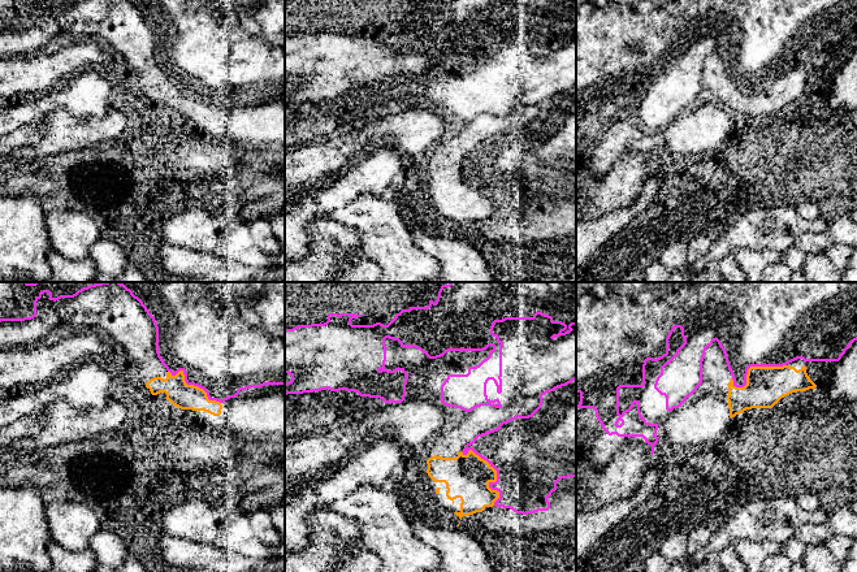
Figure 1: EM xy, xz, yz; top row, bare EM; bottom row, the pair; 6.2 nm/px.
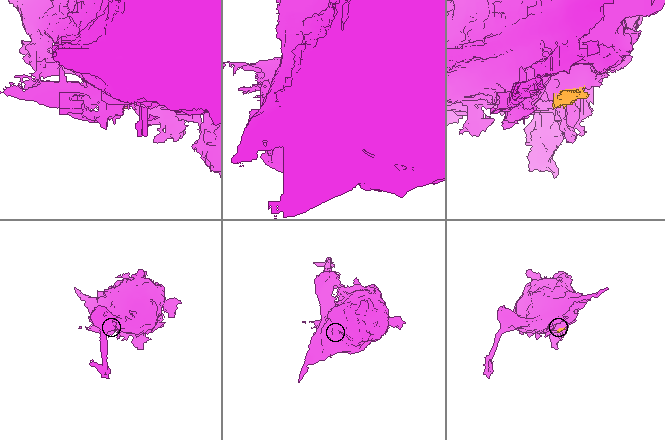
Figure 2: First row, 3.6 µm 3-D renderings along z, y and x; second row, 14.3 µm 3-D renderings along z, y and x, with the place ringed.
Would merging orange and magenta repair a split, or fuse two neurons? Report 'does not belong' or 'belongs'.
does not belong

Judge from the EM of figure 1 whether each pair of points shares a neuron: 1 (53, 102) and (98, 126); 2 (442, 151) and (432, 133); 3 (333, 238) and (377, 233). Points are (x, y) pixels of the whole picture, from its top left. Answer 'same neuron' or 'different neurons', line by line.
1: different neurons
2: different neurons
3: different neurons

